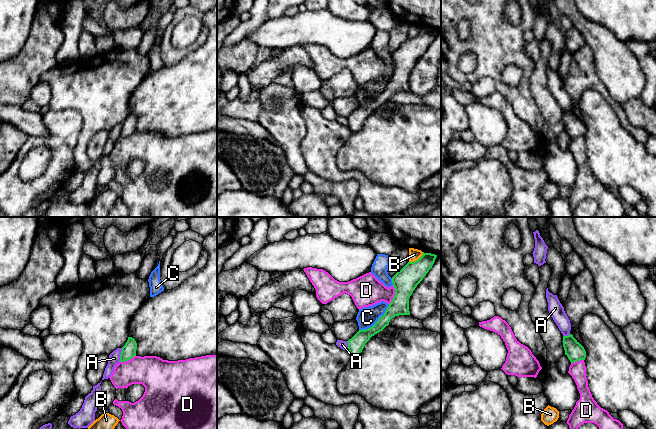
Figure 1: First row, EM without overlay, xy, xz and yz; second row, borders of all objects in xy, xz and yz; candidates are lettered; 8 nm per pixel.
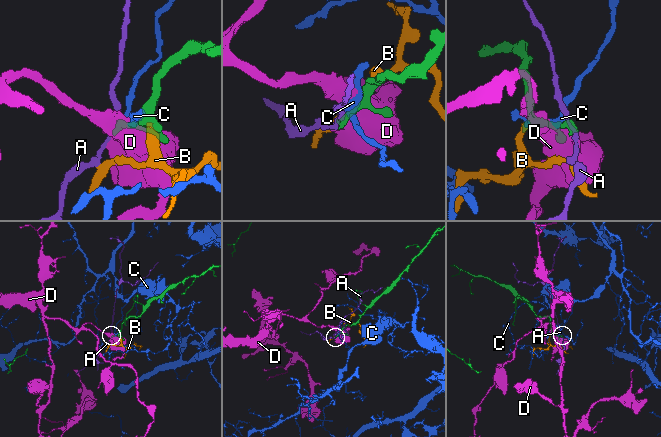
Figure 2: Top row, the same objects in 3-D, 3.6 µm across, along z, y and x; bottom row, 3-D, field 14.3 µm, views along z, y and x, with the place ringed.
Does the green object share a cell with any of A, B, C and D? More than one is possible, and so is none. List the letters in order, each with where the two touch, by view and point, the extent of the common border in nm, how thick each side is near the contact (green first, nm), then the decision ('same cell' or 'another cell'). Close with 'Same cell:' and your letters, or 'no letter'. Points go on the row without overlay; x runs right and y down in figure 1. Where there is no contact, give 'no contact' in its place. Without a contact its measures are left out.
A: xy (120, 131) | 110 nm | 110/100 nm | another cell
B: xz (416, 36) | 150 nm | 200/100 nm | another cell
C: xz (376, 98) | 320 nm | 150/160 nm | another cell
D: xz (394, 71) | 170 nm | 200/260 nm | another cell
Same cell: no letter

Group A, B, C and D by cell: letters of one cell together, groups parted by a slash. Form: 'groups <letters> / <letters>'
groups A / B / C / D

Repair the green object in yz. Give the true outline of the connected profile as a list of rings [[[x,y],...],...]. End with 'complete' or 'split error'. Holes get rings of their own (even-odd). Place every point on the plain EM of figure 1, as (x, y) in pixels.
[[[572,110],[563,112],[563,123],[565,131],[568,133],[571,139],[585,136],[586,127],[584,123],[573,113]]]; complete

